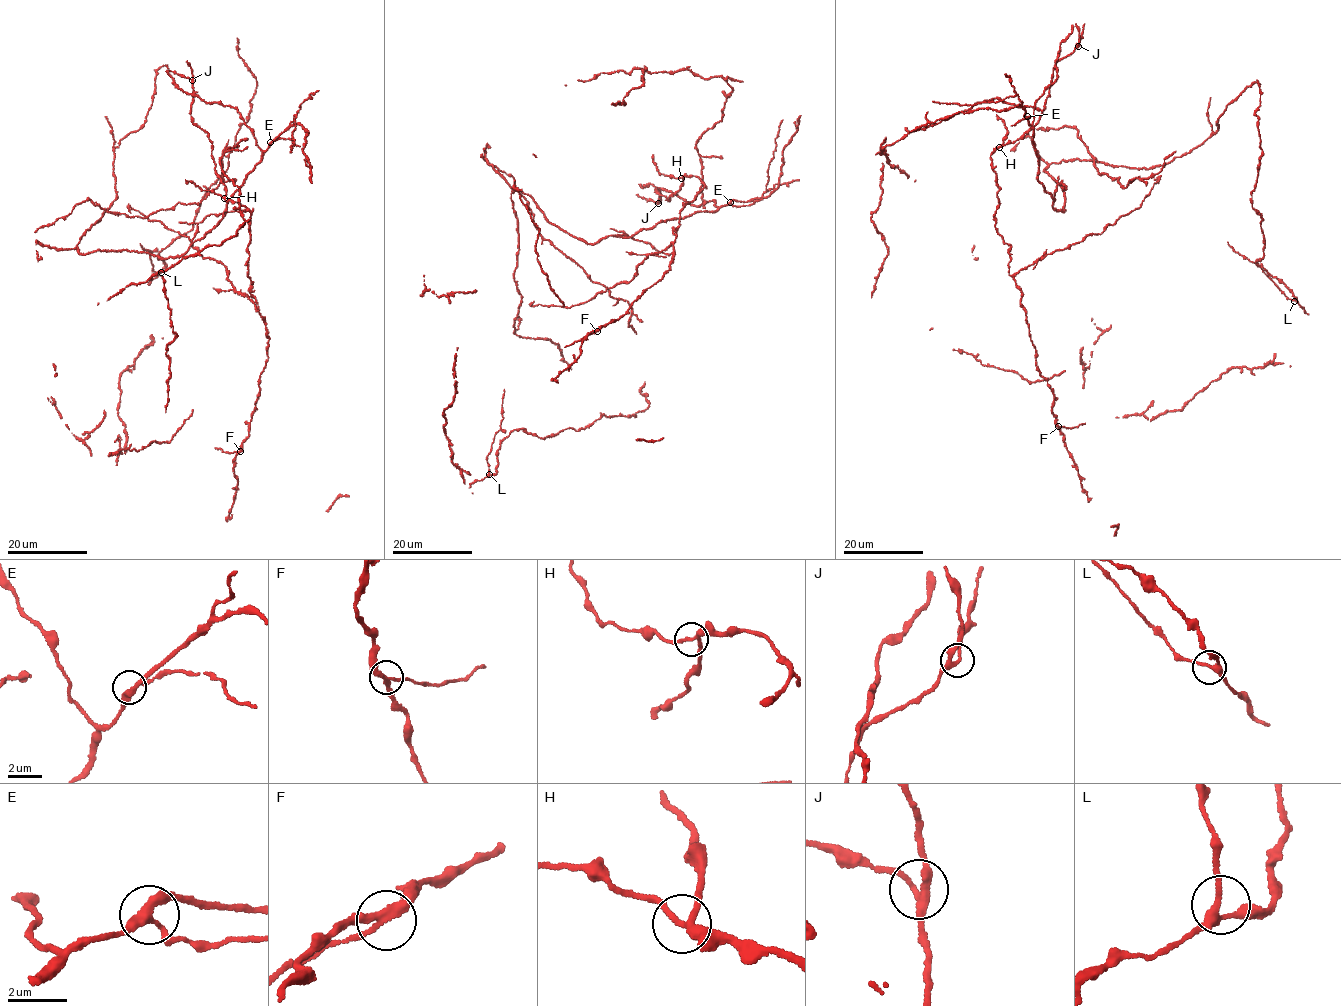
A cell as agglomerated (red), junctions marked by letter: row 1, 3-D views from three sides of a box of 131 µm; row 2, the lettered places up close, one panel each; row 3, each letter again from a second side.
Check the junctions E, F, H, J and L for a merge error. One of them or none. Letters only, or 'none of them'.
F

